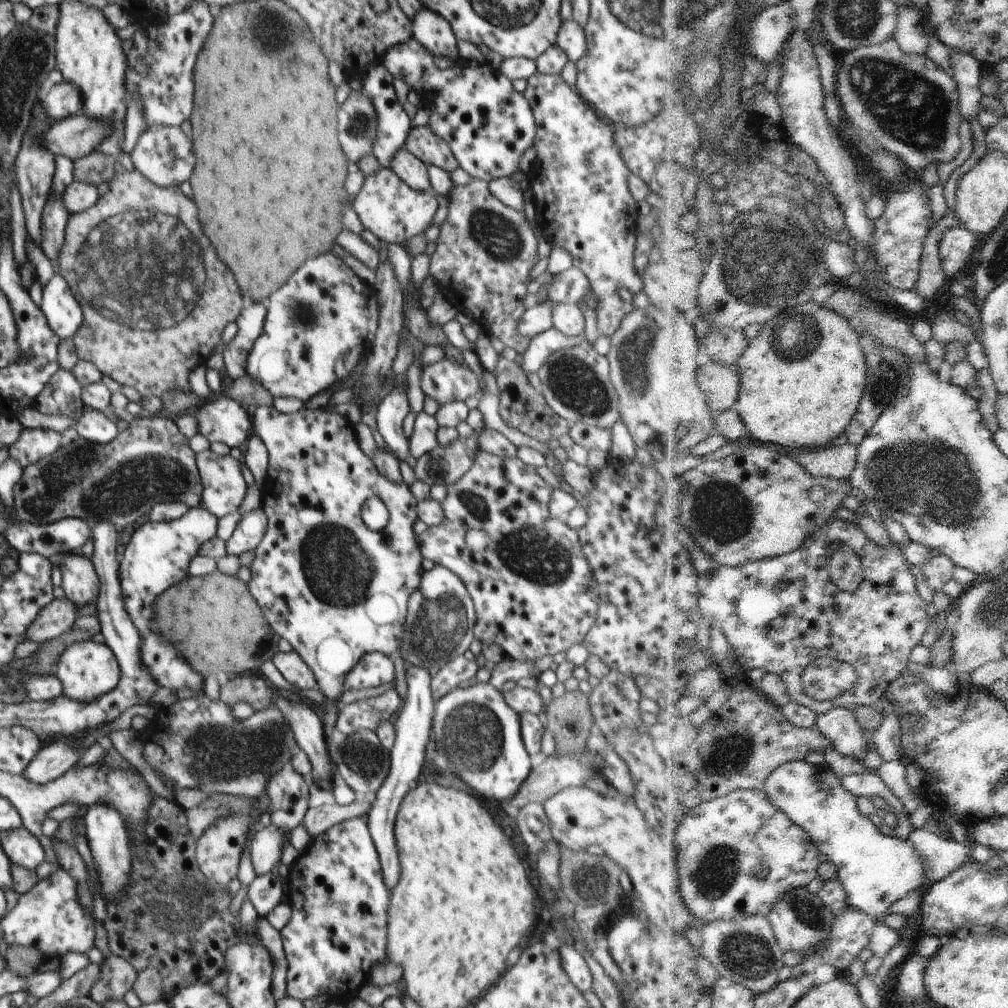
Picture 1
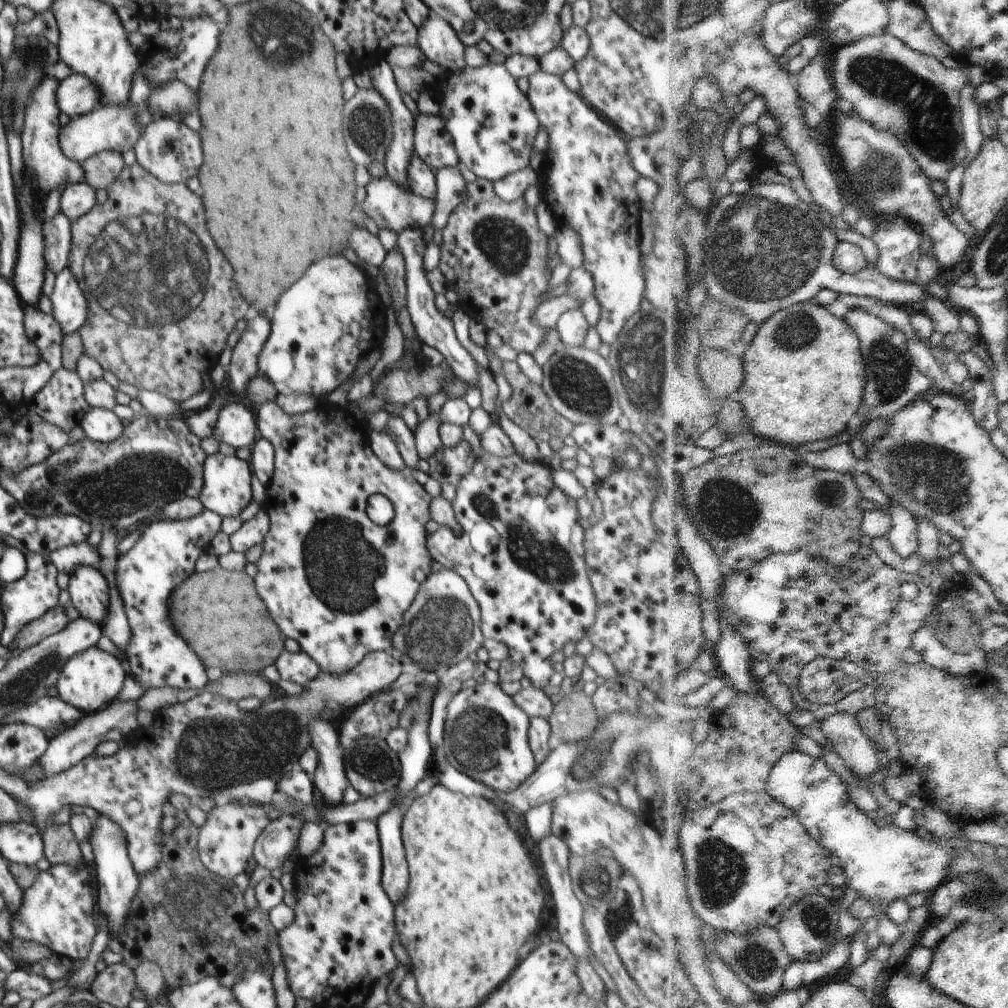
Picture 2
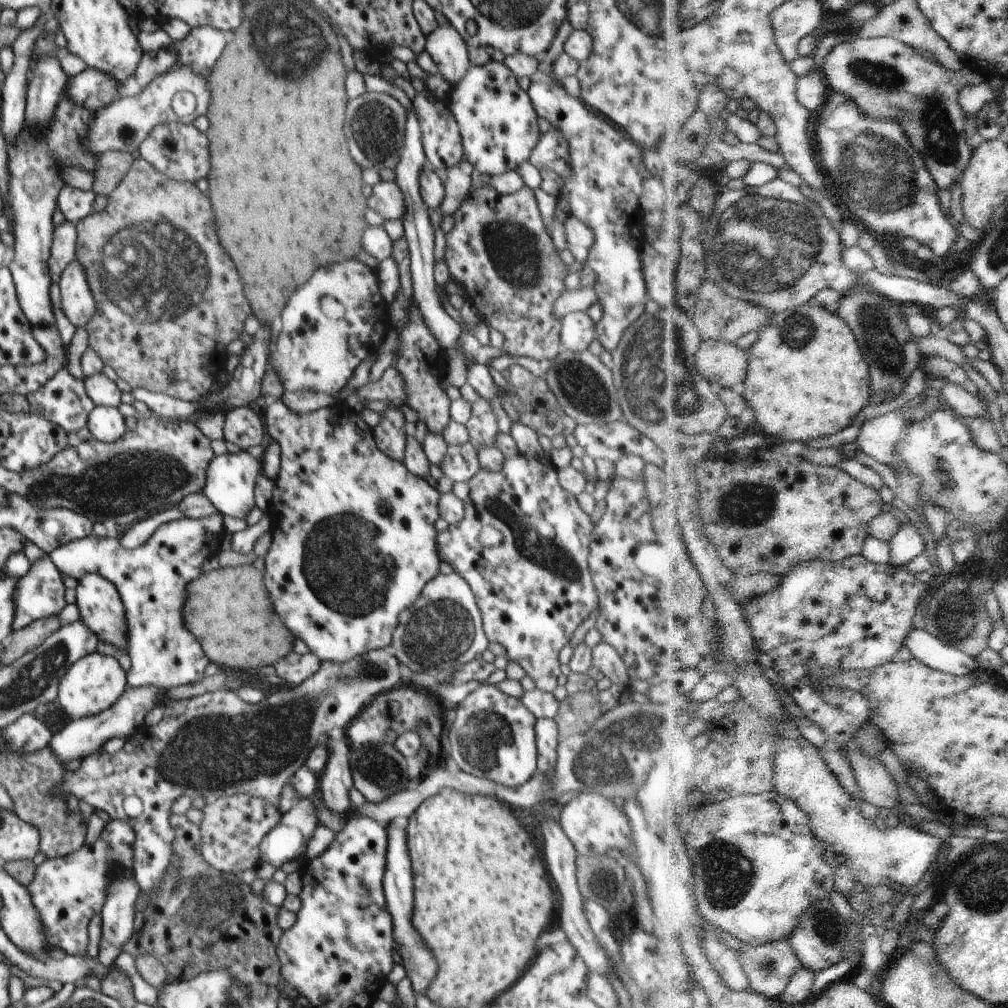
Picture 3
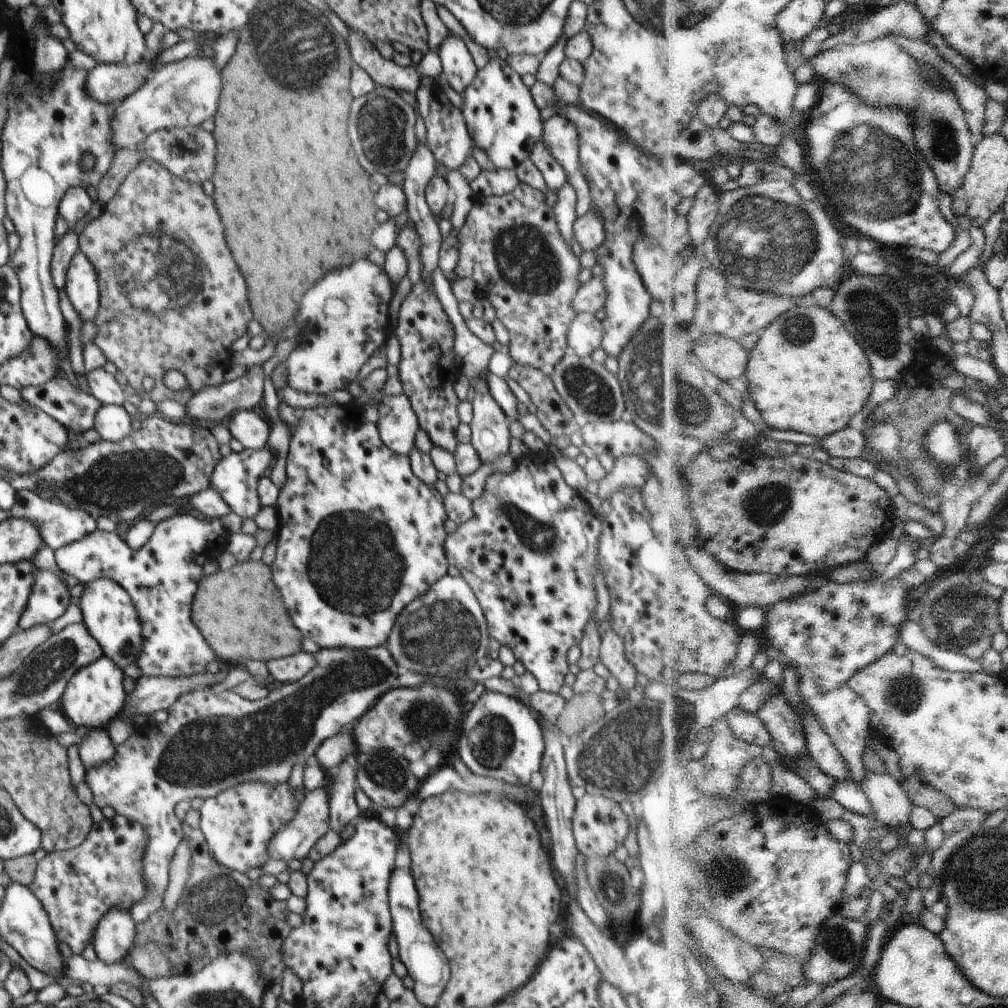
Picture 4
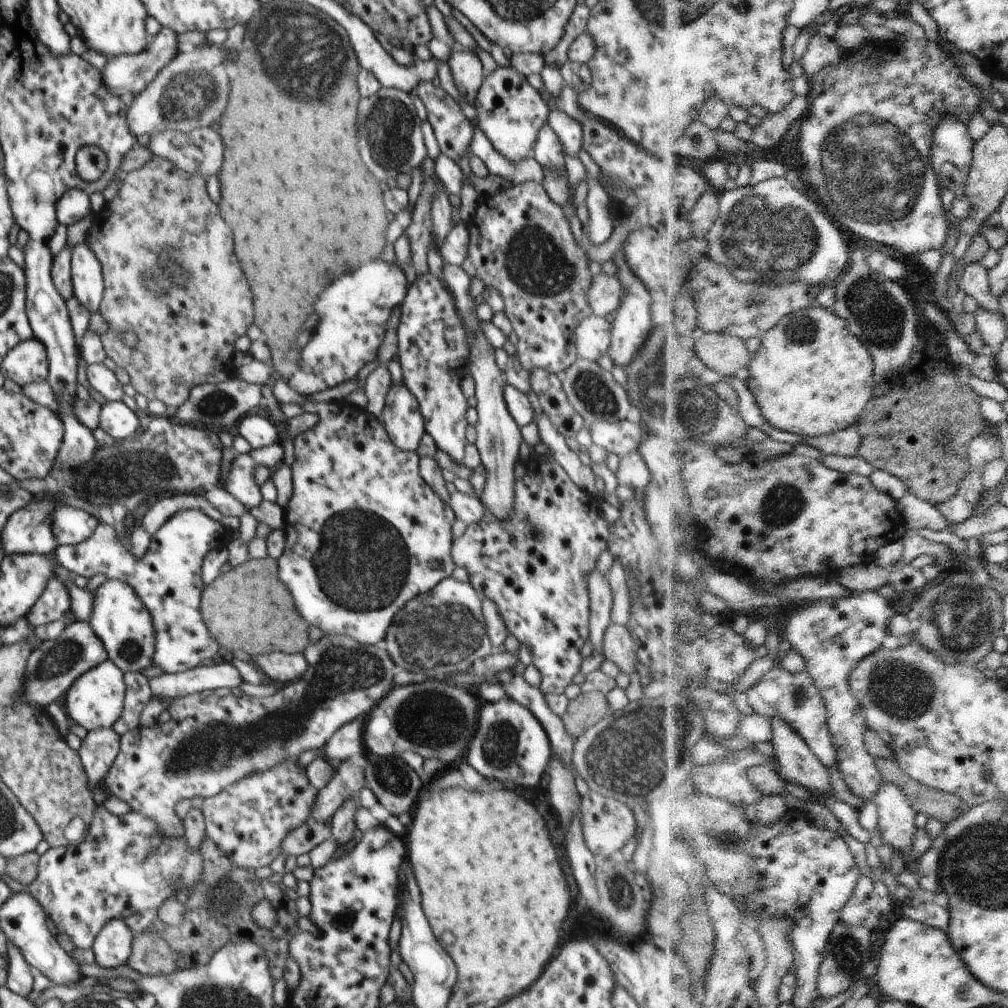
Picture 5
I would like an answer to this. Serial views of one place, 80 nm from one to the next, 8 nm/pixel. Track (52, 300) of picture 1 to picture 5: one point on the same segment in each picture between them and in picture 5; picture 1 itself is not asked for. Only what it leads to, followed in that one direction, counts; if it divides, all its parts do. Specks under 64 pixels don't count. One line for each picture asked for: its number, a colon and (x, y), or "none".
2: (71, 308)
3: (77, 301)
4: (82, 286)
5: (86, 271)

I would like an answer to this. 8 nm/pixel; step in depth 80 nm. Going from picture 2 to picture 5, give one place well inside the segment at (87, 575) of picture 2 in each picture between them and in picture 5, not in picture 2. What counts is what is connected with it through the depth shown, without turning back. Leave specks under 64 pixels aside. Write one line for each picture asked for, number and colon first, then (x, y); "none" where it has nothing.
3: (101, 609)
4: (108, 612)
5: (121, 621)

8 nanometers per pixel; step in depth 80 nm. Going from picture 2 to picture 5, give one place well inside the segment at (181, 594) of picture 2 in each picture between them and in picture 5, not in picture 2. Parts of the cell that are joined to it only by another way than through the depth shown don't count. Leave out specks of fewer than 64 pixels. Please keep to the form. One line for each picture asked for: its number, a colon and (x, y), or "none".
3: (228, 609)
4: (241, 614)
5: (247, 608)

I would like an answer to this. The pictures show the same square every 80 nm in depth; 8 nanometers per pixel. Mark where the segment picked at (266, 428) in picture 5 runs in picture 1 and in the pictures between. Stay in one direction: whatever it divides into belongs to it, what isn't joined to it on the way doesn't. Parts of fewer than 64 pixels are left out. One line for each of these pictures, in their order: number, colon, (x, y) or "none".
1: (224, 420)
2: (237, 426)
3: (243, 427)
4: (248, 427)

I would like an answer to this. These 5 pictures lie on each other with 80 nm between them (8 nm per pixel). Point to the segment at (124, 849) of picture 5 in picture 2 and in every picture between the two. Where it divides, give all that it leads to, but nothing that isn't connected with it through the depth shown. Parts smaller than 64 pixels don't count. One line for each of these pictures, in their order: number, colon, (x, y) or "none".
2: (56, 911)
3: (69, 891)
4: (77, 887)

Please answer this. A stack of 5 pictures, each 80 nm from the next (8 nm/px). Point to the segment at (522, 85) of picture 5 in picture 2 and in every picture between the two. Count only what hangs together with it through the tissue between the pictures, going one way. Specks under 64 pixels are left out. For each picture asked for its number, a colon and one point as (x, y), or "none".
2: (493, 125)
3: (498, 124)
4: (503, 119)

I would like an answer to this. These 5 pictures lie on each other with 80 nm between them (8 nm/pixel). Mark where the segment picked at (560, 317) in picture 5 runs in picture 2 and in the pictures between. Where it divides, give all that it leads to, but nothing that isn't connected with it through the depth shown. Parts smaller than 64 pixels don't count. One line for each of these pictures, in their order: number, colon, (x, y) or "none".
2: (494, 255)
3: (499, 248)
4: (511, 245)

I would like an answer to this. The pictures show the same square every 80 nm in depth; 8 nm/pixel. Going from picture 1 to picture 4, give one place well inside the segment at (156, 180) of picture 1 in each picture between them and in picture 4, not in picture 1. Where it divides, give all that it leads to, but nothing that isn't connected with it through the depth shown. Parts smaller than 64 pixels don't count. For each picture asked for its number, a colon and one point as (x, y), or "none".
2: (168, 149)
3: (178, 150)
4: (188, 153)

